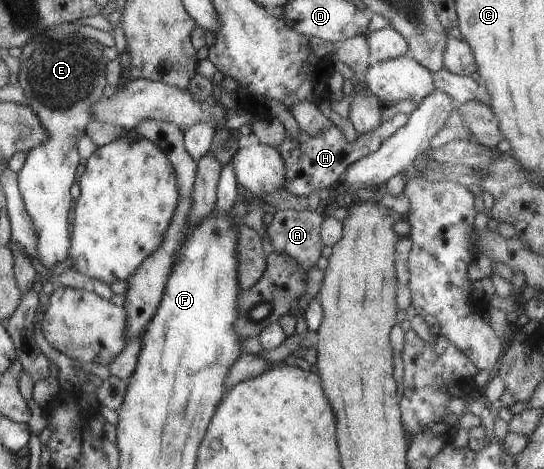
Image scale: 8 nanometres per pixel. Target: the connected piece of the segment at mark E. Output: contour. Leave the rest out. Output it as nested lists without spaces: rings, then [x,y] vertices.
[[[71,22],[60,23],[54,27],[48,27],[42,33],[36,33],[24,47],[19,57],[20,67],[17,84],[24,91],[28,105],[38,115],[42,127],[48,133],[48,139],[36,147],[32,147],[26,153],[24,167],[17,171],[18,183],[24,205],[30,214],[34,231],[36,231],[36,251],[38,261],[46,267],[62,263],[69,255],[70,248],[70,207],[74,205],[74,198],[70,194],[70,187],[76,181],[76,169],[79,165],[78,141],[86,134],[86,127],[92,121],[90,107],[94,101],[102,97],[108,81],[106,79],[106,60],[103,51],[106,47],[91,37],[84,37],[78,30],[80,25]]]

